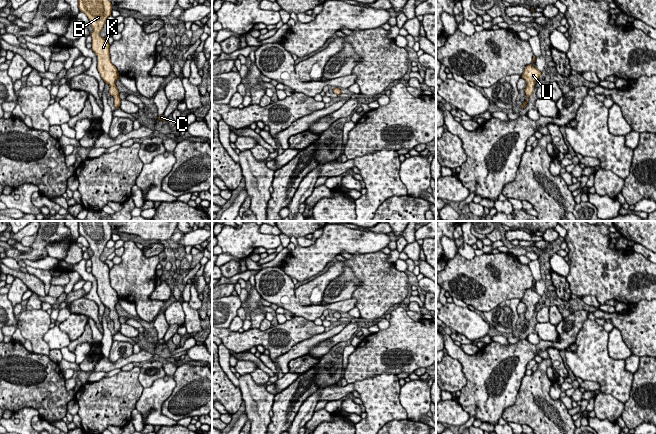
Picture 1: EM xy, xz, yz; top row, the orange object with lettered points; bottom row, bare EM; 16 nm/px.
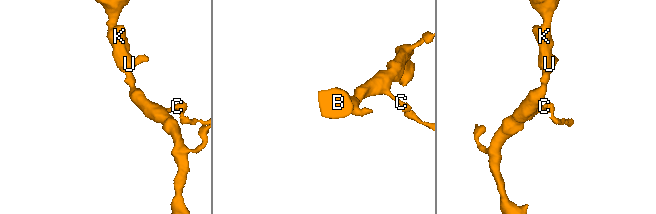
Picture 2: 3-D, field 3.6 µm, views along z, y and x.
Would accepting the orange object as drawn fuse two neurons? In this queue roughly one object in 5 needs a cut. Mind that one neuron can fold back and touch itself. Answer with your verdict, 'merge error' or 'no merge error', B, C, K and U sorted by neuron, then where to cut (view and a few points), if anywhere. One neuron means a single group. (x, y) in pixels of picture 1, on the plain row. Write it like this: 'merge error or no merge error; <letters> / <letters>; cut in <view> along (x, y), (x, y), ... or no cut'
no merge error; B C K U; no cut

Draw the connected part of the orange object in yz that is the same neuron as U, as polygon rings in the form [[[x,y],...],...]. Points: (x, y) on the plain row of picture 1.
[[[532,287],[525,291],[521,301],[526,305],[526,308],[527,308],[526,312],[524,313],[527,323],[521,329],[521,332],[526,331],[526,328],[528,327],[528,322],[533,317],[534,309],[536,308],[540,299],[541,299],[541,296],[536,291],[534,291]]]

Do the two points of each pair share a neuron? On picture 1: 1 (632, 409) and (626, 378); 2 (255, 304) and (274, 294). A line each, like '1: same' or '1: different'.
1: different
2: different

